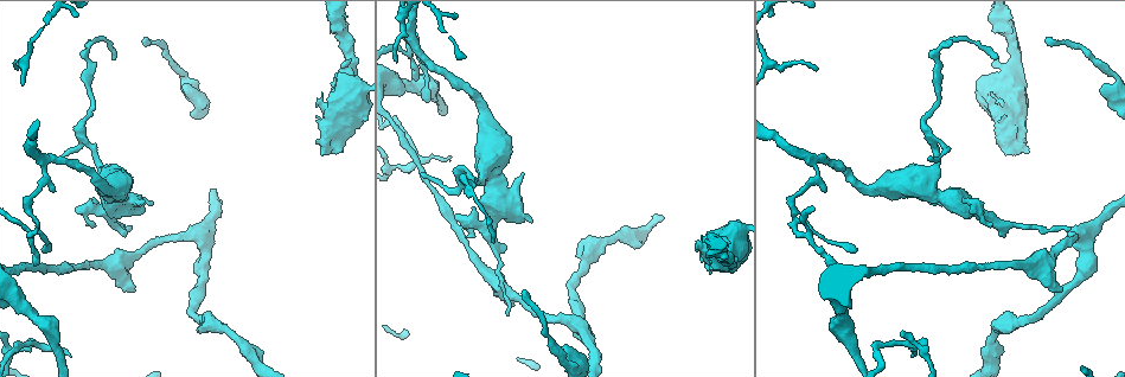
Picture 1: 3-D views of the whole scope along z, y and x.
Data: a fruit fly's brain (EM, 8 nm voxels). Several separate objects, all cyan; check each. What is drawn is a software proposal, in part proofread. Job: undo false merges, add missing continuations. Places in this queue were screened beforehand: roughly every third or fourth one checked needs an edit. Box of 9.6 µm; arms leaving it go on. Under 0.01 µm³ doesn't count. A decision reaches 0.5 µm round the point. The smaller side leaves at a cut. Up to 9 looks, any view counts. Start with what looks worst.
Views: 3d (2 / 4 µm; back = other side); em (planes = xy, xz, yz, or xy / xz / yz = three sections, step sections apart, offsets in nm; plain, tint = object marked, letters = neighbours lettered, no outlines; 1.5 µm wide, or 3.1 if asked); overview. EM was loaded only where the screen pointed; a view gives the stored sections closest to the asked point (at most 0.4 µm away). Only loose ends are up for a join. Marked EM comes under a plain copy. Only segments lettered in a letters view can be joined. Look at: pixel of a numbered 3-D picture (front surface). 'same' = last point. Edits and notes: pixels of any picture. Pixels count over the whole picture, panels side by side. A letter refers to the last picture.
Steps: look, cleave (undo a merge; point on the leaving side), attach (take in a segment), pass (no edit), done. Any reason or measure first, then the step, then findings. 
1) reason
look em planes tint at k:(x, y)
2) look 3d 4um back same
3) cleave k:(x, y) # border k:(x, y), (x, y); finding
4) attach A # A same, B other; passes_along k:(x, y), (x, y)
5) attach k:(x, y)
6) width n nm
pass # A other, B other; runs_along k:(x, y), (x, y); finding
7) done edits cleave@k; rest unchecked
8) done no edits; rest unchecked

free end
look em planes letters at 1:(94, 225)

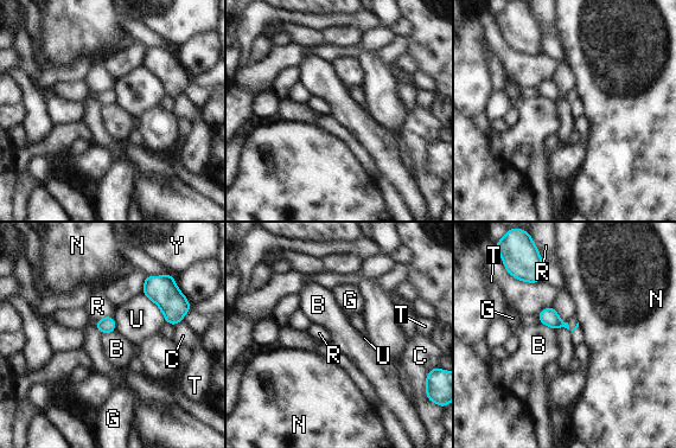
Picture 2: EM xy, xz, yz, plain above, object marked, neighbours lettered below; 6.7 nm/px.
width 110 nm
pass # B other, C other, G other, N other, R other, T other, U other, Y other; border 2:(115, 330), (101, 334); none of them fits

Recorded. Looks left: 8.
tapers out
look em planes letters at 1:(451, 156)

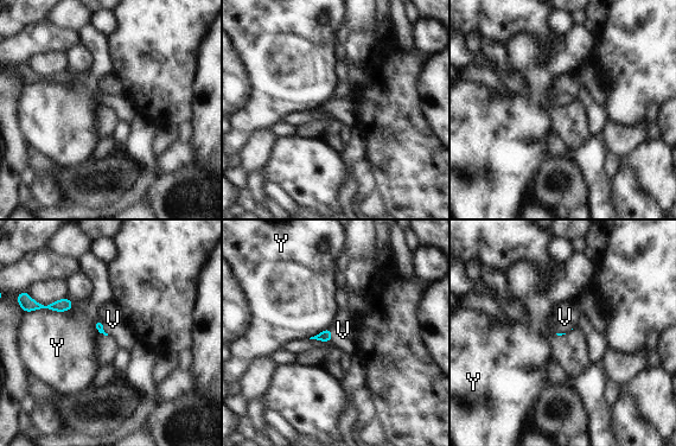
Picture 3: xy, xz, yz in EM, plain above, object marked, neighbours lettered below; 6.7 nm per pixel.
attach V # V same, Y other; passes_along 3:(325, 336), (331, 336), (343, 330); it goes on there

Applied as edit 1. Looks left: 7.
look overview

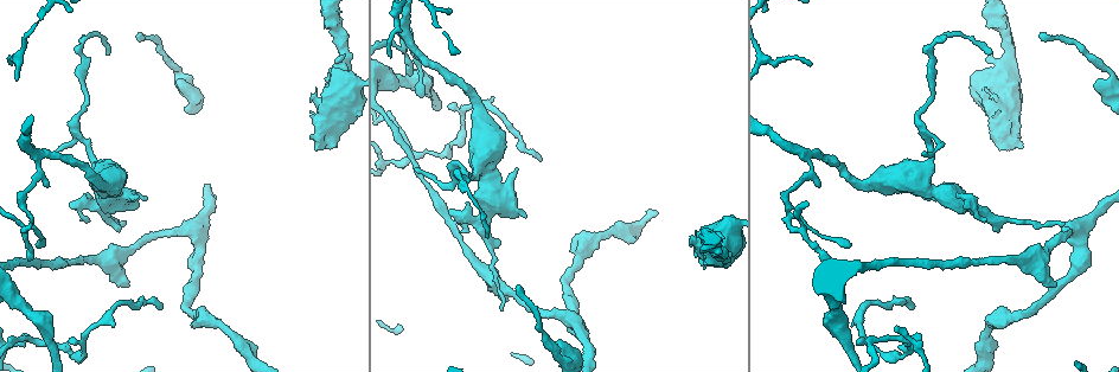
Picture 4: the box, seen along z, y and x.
sudden change in width
look em yz step 4 tint at 4:(869, 186)

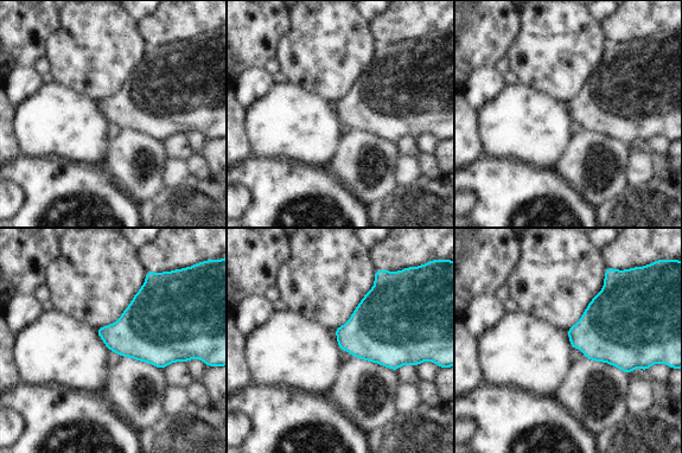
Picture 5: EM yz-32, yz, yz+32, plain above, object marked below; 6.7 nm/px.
look em planes letters same

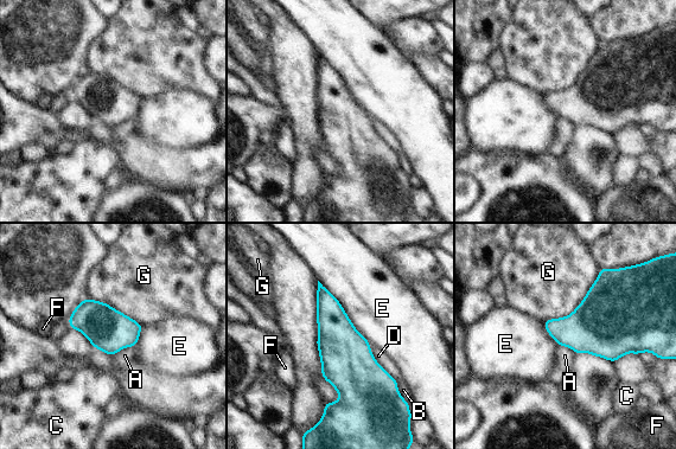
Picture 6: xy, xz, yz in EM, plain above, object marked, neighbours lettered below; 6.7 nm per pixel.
pass # A other, B other, C other, D other, E other, F other, G other; border 6:(133, 346), (126, 346), (110, 356); continuous, no second cell

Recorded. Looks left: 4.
done edits attach@3; rest unchecked

